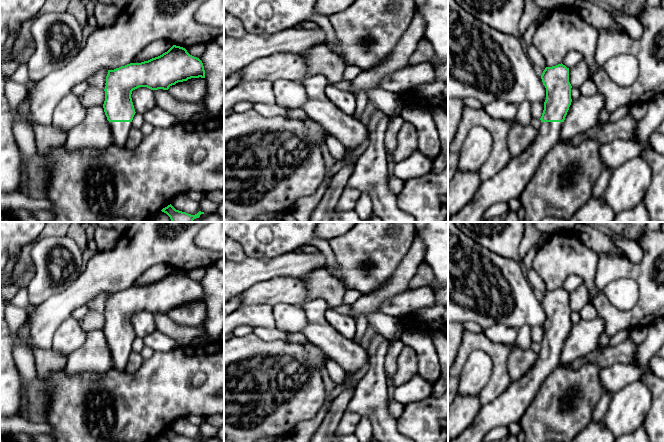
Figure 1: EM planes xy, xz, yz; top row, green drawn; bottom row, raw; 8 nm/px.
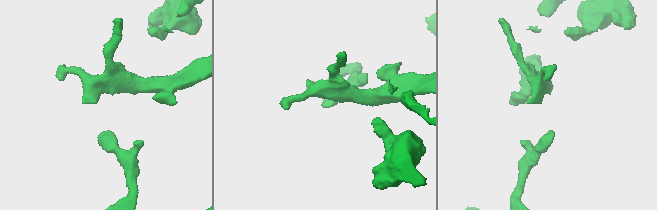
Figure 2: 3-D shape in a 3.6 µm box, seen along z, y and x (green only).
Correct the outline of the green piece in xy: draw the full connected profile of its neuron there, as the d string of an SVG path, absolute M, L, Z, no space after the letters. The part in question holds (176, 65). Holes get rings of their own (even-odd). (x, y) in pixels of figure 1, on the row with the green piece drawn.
M173 45L167 52L141 63L130 63L114 70L108 70L105 83L104 112L109 121L112 132L113 145L125 147L135 109L132 102L132 91L139 87L147 87L151 90L168 90L170 86L191 78L205 78L205 70L202 61L190 55L183 47Z

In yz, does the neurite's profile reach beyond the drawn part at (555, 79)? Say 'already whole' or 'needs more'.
needs more

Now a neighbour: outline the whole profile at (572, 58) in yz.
M571 50L566 54L562 64L571 69L582 60L584 60L584 57L581 53Z

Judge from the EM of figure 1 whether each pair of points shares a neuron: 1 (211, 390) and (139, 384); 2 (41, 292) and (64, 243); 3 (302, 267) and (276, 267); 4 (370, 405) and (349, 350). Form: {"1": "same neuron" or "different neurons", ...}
{"1": "same neuron", "2": "same neuron", "3": "same neuron", "4": "different neurons"}

